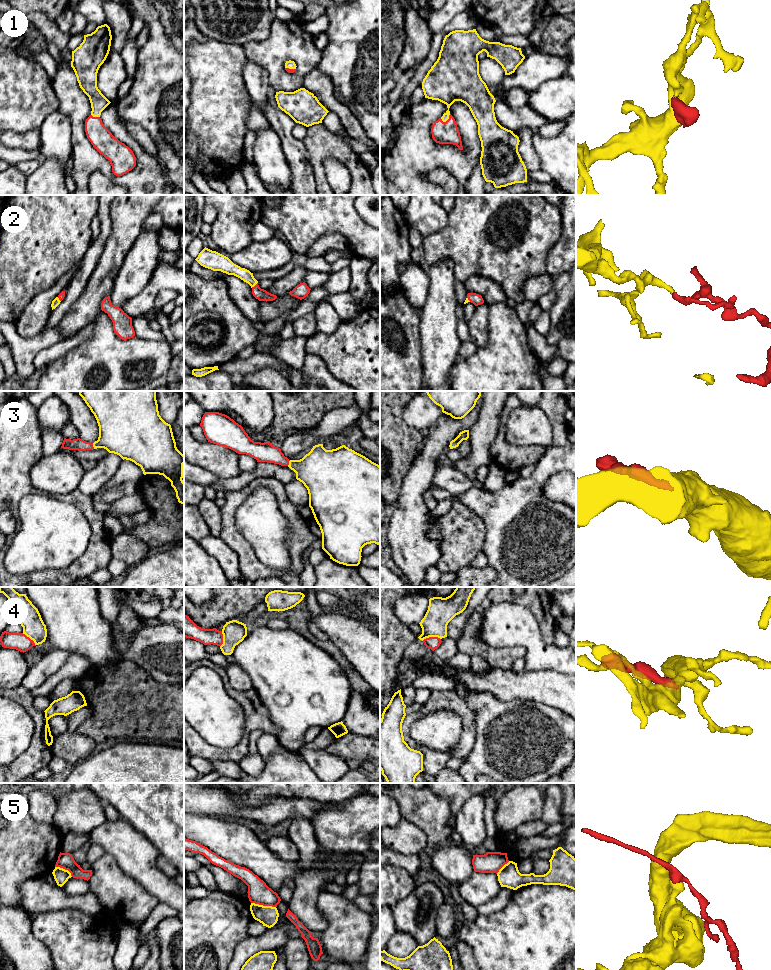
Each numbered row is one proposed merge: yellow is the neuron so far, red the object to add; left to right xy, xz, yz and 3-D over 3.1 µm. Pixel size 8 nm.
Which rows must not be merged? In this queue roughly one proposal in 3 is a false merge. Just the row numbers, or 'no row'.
4, 5

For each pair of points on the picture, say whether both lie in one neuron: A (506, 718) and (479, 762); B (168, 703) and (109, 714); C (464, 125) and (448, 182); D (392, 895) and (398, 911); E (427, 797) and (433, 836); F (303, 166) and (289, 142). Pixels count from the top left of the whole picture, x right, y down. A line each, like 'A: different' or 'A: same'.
A: same
B: same
C: different
D: different
E: same
F: same

